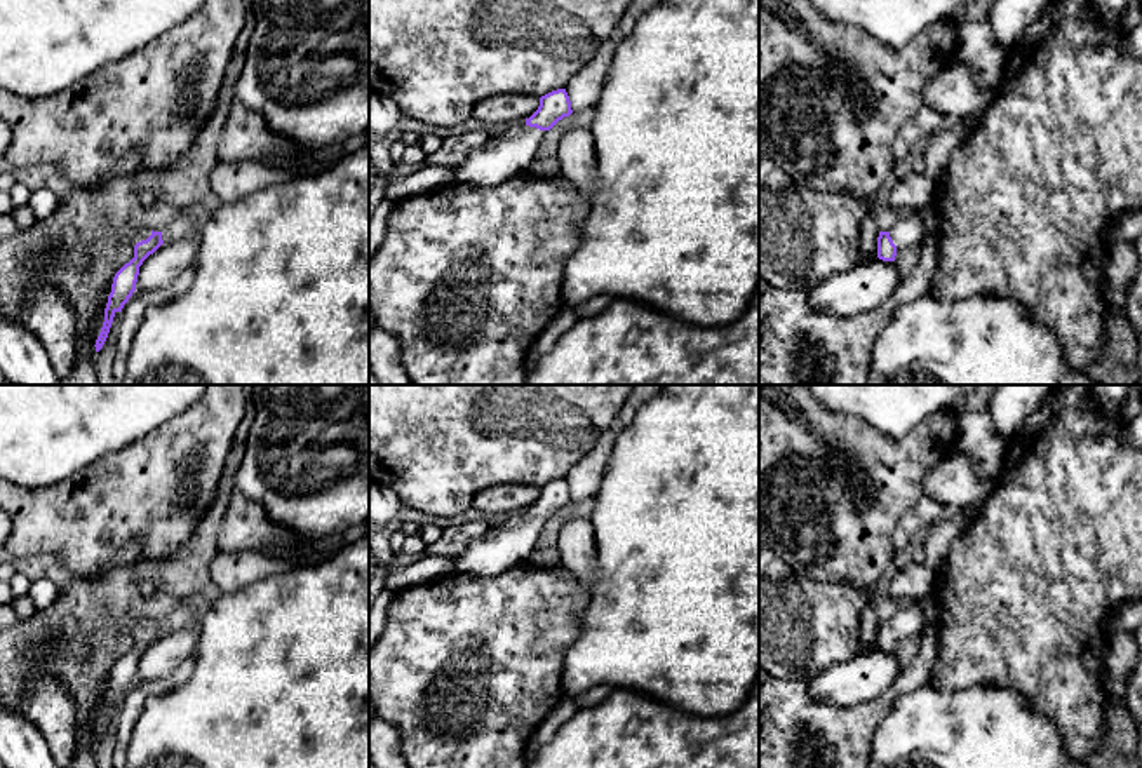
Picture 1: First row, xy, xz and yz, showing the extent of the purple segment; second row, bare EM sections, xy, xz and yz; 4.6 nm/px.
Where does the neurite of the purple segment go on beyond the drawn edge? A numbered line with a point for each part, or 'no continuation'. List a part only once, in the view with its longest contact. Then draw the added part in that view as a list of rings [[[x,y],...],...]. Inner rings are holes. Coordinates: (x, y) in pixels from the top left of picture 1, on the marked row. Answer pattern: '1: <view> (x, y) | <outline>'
1: xy (131, 235) | [[[125,226],[122,235],[120,235],[120,242],[124,246],[136,246],[141,240],[146,240],[151,235],[150,228],[143,228],[143,226]]]

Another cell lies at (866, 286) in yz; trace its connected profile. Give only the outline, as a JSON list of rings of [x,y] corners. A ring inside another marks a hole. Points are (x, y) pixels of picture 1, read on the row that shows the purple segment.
[[[877,256],[860,259],[853,268],[836,273],[809,289],[809,305],[823,313],[848,317],[883,305],[902,277],[893,261]]]

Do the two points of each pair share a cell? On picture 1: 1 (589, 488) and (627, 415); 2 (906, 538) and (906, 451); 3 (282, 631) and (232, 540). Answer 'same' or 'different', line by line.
1: same
2: different
3: different

